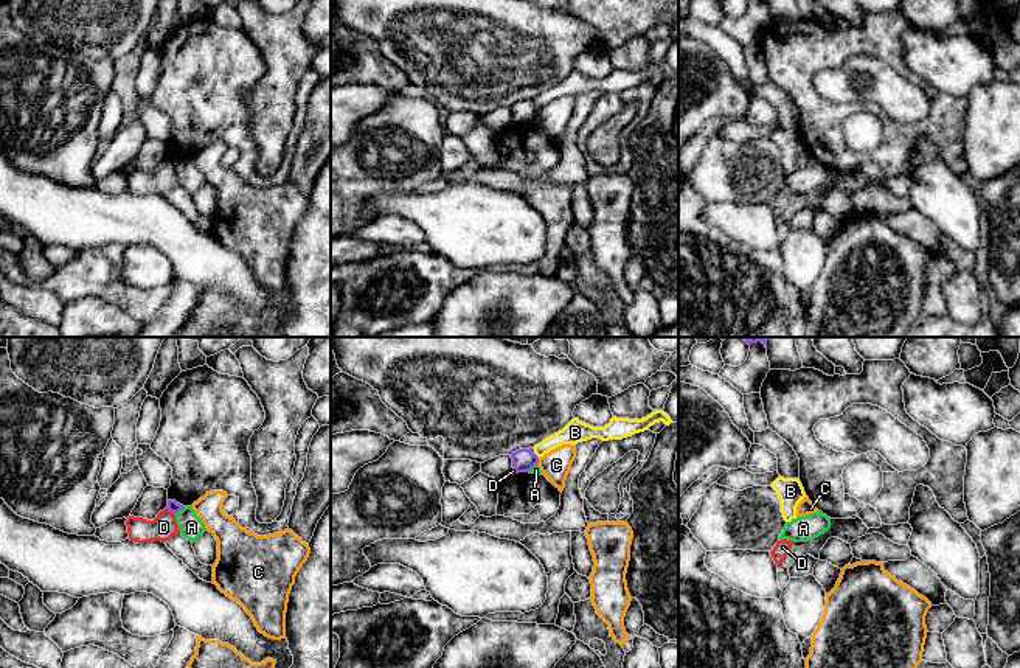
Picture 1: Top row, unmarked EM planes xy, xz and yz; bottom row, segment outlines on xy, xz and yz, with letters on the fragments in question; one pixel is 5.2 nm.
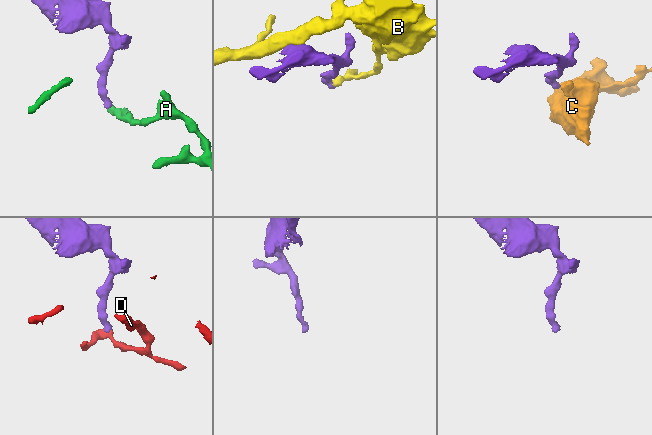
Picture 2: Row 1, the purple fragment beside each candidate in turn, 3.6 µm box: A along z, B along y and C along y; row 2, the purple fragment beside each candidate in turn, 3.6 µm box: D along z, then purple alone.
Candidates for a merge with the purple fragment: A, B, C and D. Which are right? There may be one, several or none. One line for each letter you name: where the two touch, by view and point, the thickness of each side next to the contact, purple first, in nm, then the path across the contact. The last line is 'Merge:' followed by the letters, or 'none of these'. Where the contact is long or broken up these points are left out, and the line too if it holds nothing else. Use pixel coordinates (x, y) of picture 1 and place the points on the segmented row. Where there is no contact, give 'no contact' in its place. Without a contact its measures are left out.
Merge: none of these

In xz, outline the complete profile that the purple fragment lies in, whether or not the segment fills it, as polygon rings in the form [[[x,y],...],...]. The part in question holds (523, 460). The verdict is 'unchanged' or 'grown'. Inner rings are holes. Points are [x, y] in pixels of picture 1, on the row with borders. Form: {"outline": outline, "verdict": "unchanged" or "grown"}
{"outline": [[[533,447],[515,451],[511,454],[511,458],[512,468],[517,472],[528,472],[539,463],[539,457],[534,454]]], "verdict": "unchanged"}

